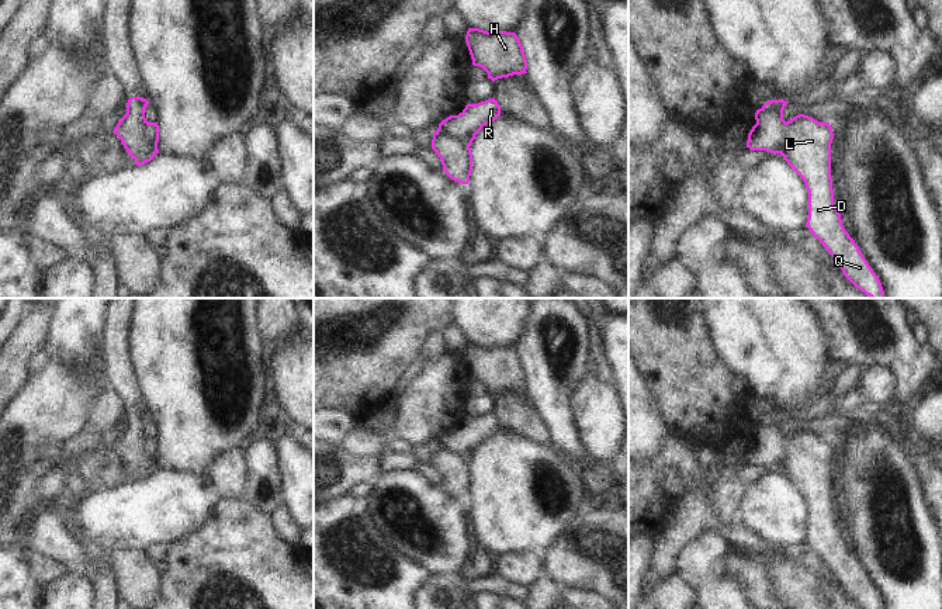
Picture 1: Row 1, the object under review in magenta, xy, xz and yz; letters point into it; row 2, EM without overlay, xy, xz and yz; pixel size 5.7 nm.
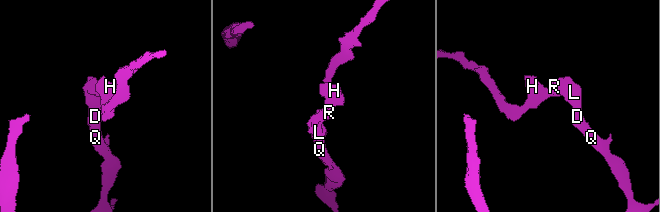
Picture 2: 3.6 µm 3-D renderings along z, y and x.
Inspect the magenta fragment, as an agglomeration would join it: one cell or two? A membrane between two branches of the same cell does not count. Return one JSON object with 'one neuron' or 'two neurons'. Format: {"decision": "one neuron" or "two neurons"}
{"decision": "two neurons"}

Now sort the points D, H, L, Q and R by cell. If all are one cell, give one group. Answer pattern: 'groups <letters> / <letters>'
groups D L Q / H R

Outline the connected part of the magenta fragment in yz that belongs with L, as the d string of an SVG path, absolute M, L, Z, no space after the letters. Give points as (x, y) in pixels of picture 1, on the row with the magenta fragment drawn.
M799 114L787 121L780 155L803 179L808 191L806 226L838 262L844 276L870 298L884 298L882 283L859 246L845 231L839 211L834 207L831 179L830 122Z

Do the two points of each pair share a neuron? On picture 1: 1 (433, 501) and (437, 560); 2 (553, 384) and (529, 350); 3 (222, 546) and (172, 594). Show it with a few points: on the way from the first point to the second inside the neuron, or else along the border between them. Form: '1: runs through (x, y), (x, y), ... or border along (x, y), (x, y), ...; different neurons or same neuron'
1: runs through (433, 516), (444, 530), (447, 550); same neuron
2: runs through (550, 376), (550, 372), (537, 359); same neuron
3: runs through (210, 559), (184, 584); same neuron

